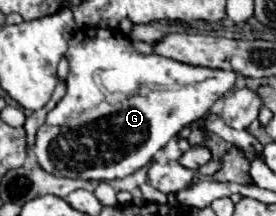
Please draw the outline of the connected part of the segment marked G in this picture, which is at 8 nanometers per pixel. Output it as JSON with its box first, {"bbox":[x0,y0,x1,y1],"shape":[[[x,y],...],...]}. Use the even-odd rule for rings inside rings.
{"bbox":[33,28,237,180],"shape":[[[81,28],[69,42],[65,54],[69,60],[67,74],[67,94],[63,100],[47,112],[45,124],[37,130],[33,152],[39,166],[53,174],[65,178],[83,178],[83,180],[113,180],[125,178],[135,170],[143,168],[153,160],[153,156],[187,124],[201,120],[209,108],[233,88],[237,74],[233,70],[211,70],[187,66],[159,54],[137,54],[131,46],[127,34],[121,34],[115,28]],[[115,70],[135,70],[133,74],[115,76]],[[149,78],[155,78],[155,86],[149,84]],[[107,92],[121,92],[123,98],[109,102]]]}

